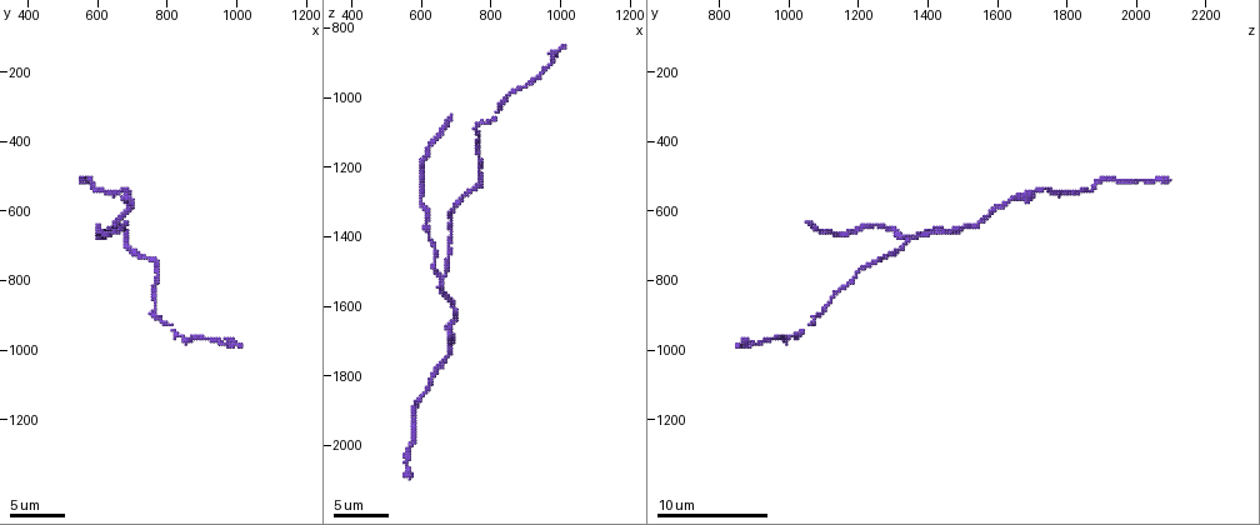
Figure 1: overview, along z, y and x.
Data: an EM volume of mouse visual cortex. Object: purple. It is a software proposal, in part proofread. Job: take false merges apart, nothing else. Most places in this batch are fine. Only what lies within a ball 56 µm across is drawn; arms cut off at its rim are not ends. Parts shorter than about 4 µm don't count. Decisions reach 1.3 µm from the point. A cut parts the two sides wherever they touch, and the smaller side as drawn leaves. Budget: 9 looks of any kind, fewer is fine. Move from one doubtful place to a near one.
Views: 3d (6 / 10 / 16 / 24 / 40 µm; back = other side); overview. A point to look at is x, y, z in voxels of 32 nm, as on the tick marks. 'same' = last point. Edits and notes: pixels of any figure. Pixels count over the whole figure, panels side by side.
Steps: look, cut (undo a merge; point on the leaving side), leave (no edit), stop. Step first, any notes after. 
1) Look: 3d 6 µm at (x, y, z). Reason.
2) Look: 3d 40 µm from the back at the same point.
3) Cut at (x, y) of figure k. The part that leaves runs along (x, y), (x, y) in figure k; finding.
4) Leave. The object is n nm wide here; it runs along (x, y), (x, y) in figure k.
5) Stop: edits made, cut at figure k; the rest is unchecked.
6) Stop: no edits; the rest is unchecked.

Look: 3d 10 µm at (680, 540, 1720). Sudden change in width.

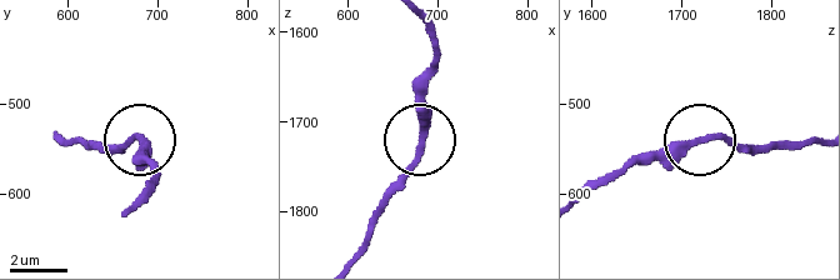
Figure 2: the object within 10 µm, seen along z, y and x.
Leave. It runs along (425, 26), (433, 55), (418, 155), (378, 218) in figure 2; continuous, no second neuron.

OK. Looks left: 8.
Look: 3d 10 µm at (600, 660, 1300). Sudden change in width.

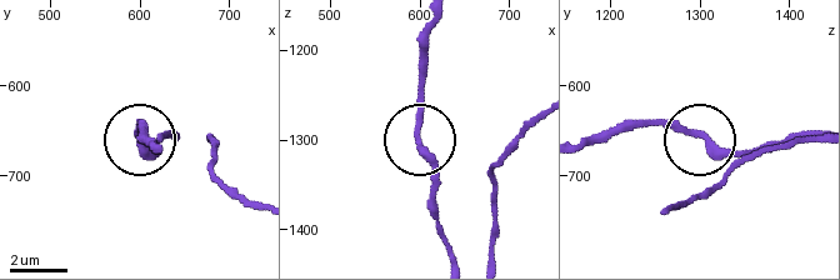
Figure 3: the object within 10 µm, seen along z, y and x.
Leave. It runs along (454, 253), (439, 224), (433, 159), (418, 130), (418, 69) in figure 3; all the same neuron.

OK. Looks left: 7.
Look: 3d 16 µm at (620, 670, 1150). Calibre changes.

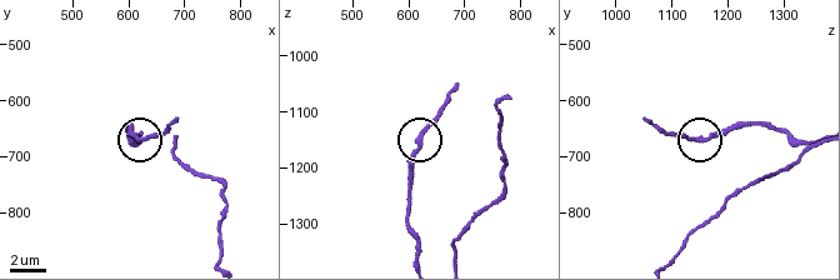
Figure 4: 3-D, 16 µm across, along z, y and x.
Look: 3d 16 µm from the back at (625, 670, 1150).

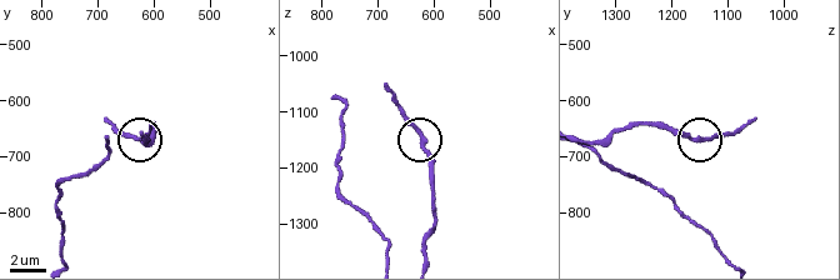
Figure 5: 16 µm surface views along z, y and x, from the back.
Leave. It runs along (424, 258), (435, 218), (435, 169), (423, 138), (396, 108) in figure 5; continuous, no second neuron.

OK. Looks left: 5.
Look: 3d 6 µm at (660, 650, 1530). Branch point.

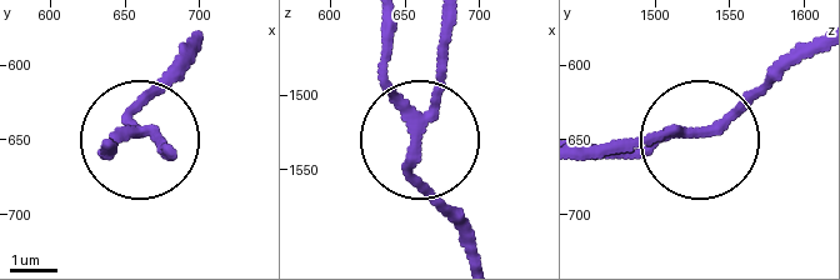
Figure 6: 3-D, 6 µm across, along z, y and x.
Leave. 3 arms meet here; all the same neuron.

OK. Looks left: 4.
Stop: no edits; the rest is unchecked.

